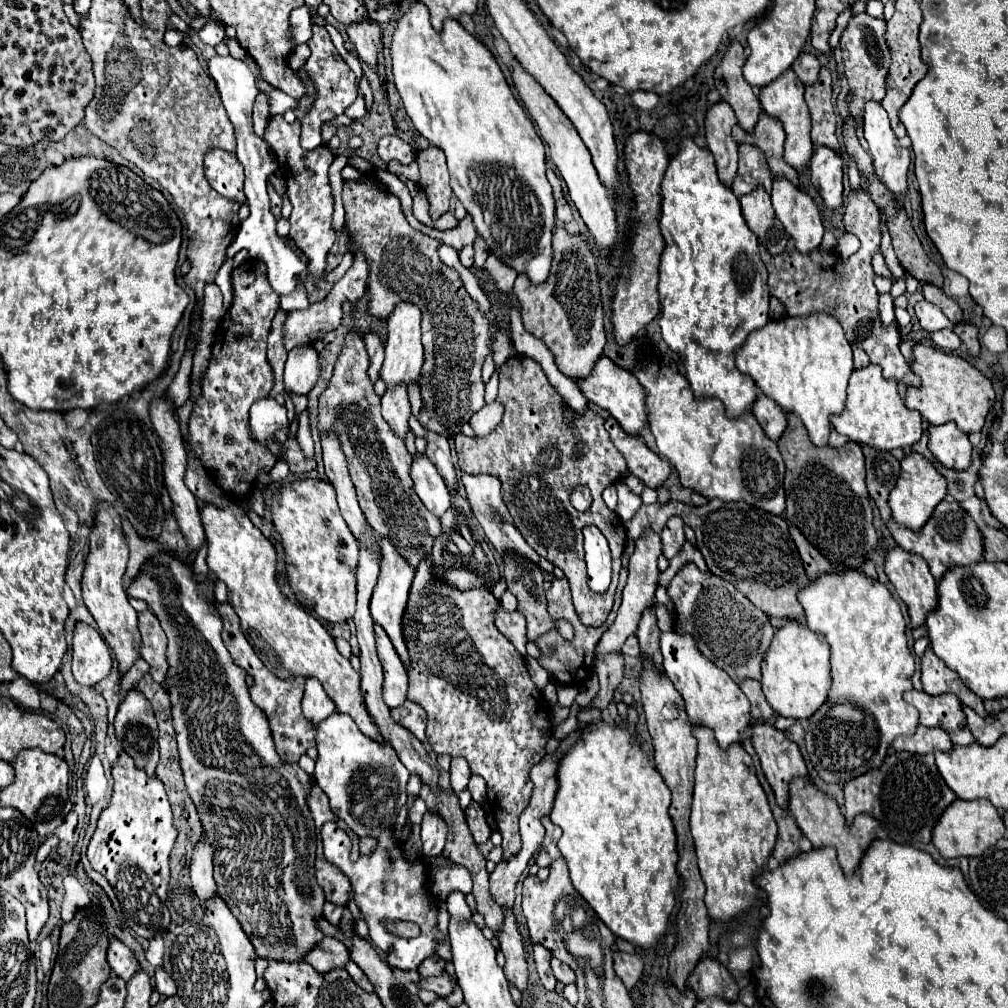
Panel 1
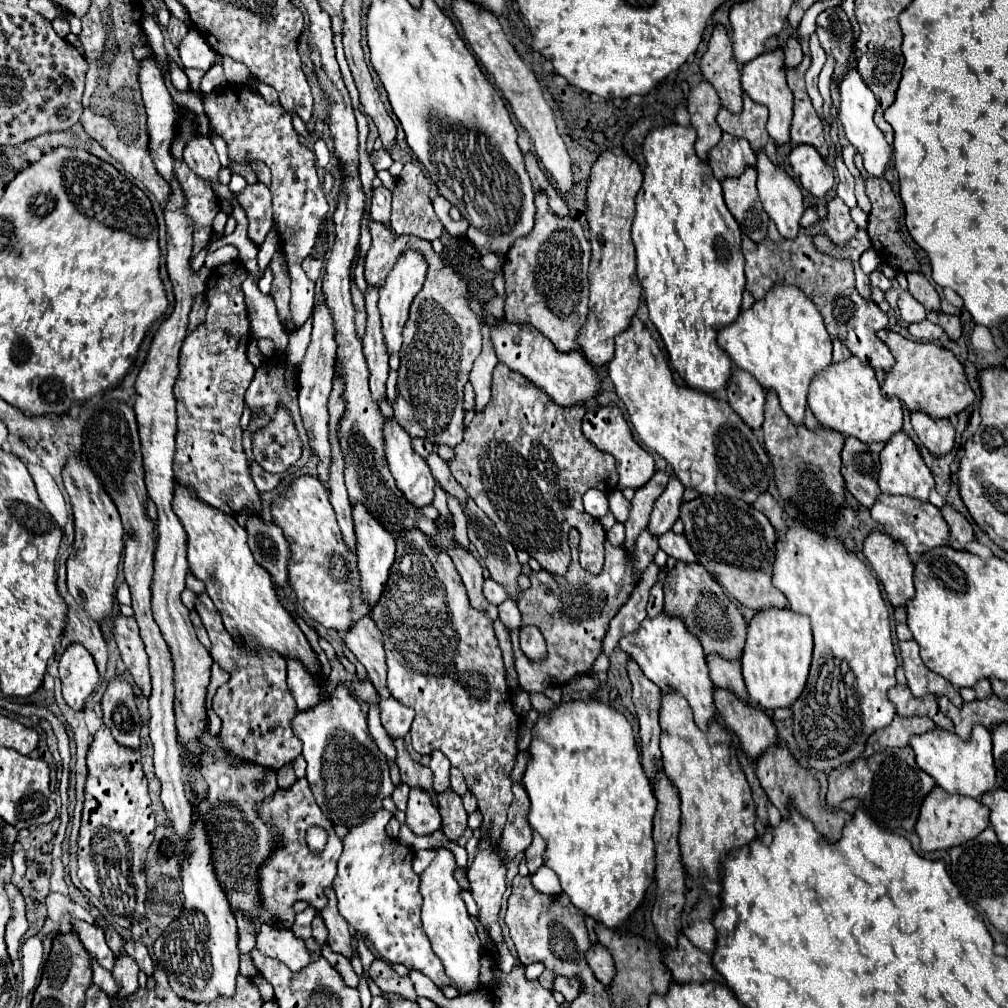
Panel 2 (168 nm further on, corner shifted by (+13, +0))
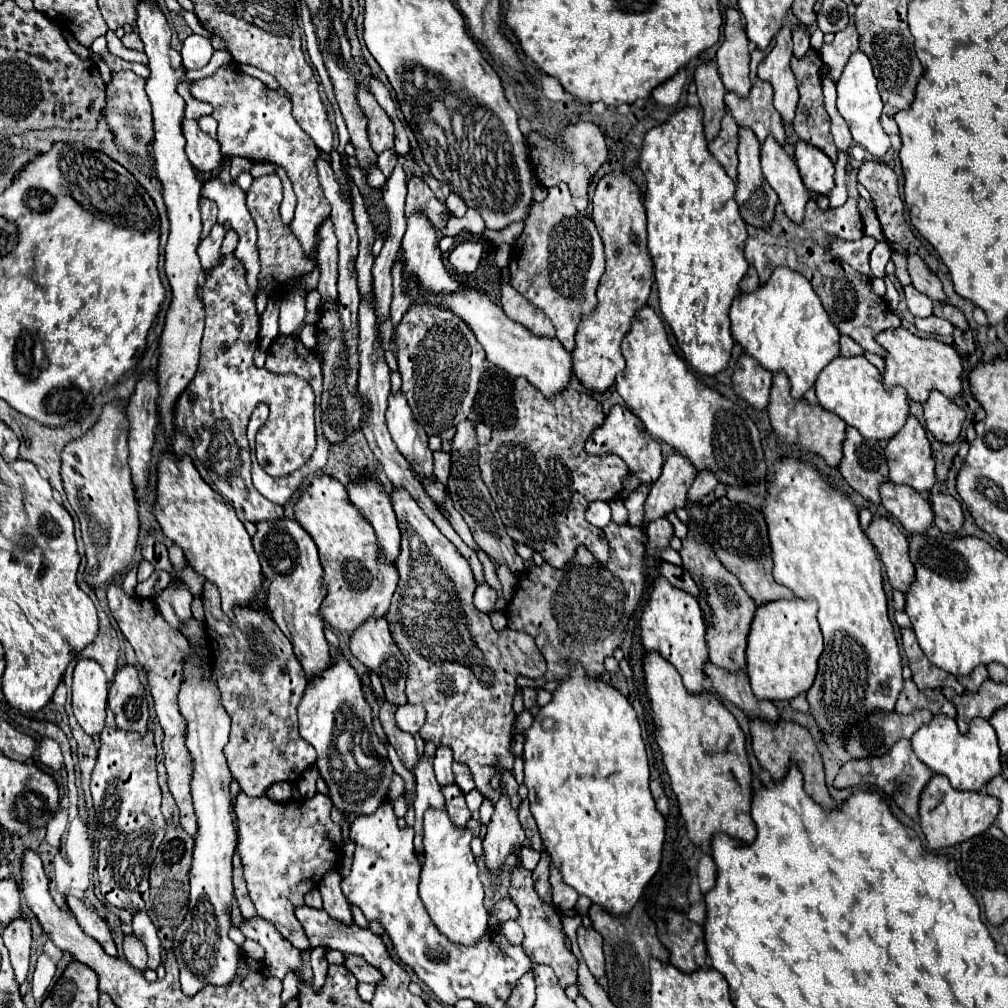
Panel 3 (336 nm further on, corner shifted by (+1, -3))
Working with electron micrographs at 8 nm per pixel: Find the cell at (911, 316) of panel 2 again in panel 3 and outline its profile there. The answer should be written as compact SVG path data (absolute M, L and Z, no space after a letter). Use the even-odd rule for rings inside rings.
M912 285L904 287L904 293L906 293L906 303L908 303L908 311L914 315L914 317L928 317L932 315L932 301L920 293L918 289L914 289Z

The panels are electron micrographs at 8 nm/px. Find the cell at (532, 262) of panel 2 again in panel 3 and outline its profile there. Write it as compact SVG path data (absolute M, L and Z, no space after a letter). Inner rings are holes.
M560 183L548 189L548 197L542 203L532 203L530 215L526 219L526 227L512 245L510 285L552 319L556 327L556 339L564 345L566 351L572 351L574 333L578 329L578 323L582 321L582 315L590 313L596 307L596 287L604 273L604 263L606 261L604 261L604 251L602 251L602 239L592 219L588 215L578 213L578 209L572 205L568 185Z

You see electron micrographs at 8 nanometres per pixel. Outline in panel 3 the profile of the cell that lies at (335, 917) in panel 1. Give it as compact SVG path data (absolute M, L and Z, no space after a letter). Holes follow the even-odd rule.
M316 947L312 949L310 953L310 965L312 965L312 971L314 971L314 977L312 977L312 989L314 991L320 991L324 981L326 981L326 969L328 969L328 961L324 957L326 949L324 947Z

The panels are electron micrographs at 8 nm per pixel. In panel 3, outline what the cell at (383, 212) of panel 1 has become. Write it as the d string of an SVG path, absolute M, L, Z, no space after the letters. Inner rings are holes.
M434 305L410 307L394 331L394 345L396 345L398 371L402 375L402 391L408 399L408 405L416 421L424 427L428 435L438 435L442 441L450 441L456 433L456 425L468 419L468 413L474 405L474 397L486 363L482 345L476 341L474 333L460 317L456 317L448 309L436 309Z

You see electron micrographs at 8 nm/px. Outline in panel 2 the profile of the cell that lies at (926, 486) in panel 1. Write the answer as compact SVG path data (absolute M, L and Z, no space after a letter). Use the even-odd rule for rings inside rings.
M894 434L892 440L886 442L884 450L880 452L880 476L878 476L878 486L882 494L898 494L898 496L910 496L916 500L928 500L930 490L934 488L934 476L924 464L916 444L904 434Z

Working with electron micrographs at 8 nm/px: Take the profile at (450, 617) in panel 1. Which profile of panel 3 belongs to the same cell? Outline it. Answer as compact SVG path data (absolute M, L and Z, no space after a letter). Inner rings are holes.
M392 489L390 497L398 519L398 527L402 531L402 541L400 541L400 555L396 559L400 581L392 597L392 605L386 619L390 623L390 629L394 631L394 641L398 643L402 655L408 659L410 665L408 679L406 679L408 703L420 703L428 715L424 727L420 729L420 737L424 741L432 741L434 745L448 745L454 751L454 761L470 767L476 781L476 789L492 801L500 797L500 791L492 791L492 787L484 779L490 779L494 771L498 771L502 775L502 785L506 787L512 807L518 809L520 805L518 783L510 773L514 763L514 757L510 753L510 741L512 741L512 723L514 723L512 699L516 695L516 677L520 673L532 673L538 667L546 667L546 661L540 655L532 637L512 629L494 631L488 613L482 613L474 607L472 595L476 589L476 581L468 561L424 515L424 511L416 505L412 495L406 489ZM492 761L500 763L498 769L492 767Z

